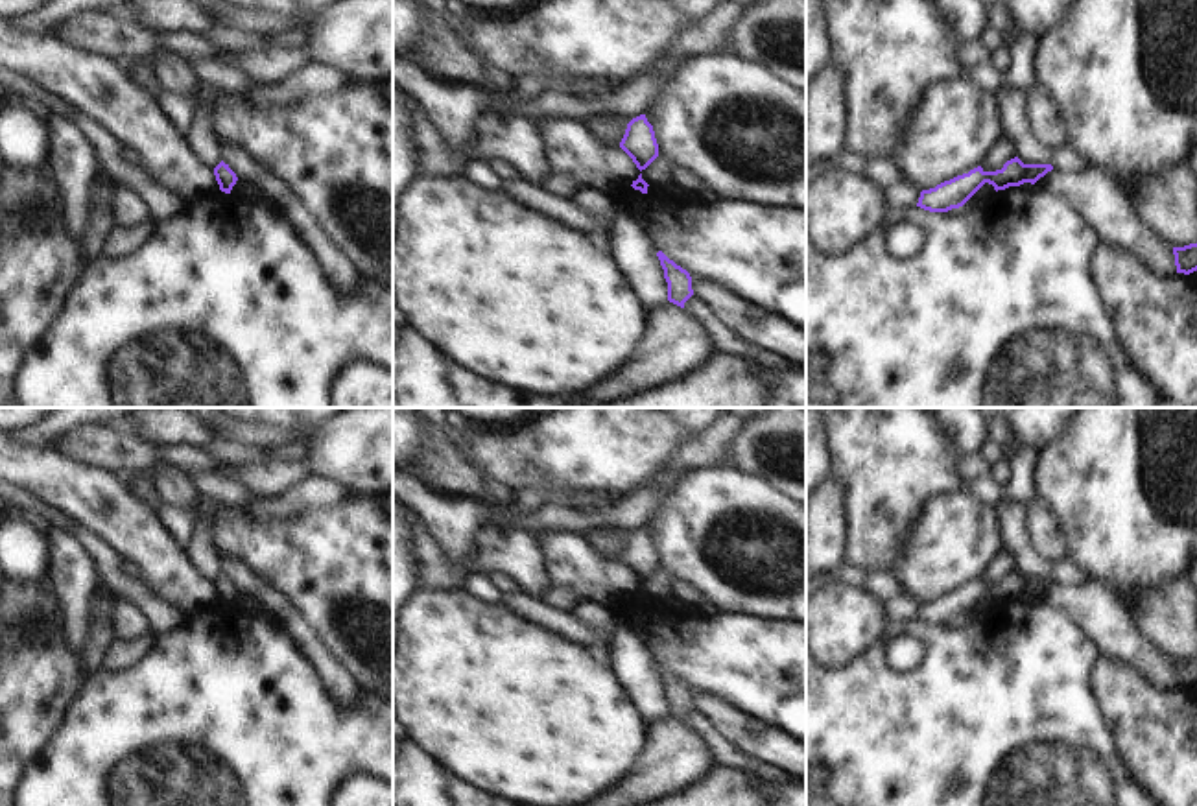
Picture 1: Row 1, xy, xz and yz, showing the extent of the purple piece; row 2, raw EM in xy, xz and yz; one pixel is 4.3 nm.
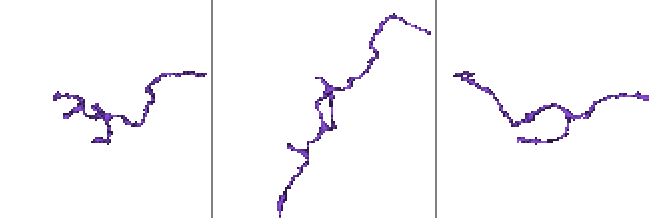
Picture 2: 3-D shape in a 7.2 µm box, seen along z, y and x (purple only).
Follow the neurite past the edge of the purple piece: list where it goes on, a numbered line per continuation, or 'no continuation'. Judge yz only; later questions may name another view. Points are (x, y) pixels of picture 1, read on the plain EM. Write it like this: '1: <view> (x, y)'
no continuation

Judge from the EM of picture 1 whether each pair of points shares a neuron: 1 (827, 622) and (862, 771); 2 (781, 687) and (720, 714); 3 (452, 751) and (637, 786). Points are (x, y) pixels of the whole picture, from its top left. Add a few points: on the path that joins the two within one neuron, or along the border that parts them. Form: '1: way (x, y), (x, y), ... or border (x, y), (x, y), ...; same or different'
1: border (875, 642), (845, 664), (825, 668); different
2: border (694, 690), (714, 694), (773, 727); different
3: border (640, 746), (635, 764), (611, 786); different

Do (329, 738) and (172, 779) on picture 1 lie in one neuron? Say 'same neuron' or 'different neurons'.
same neuron

